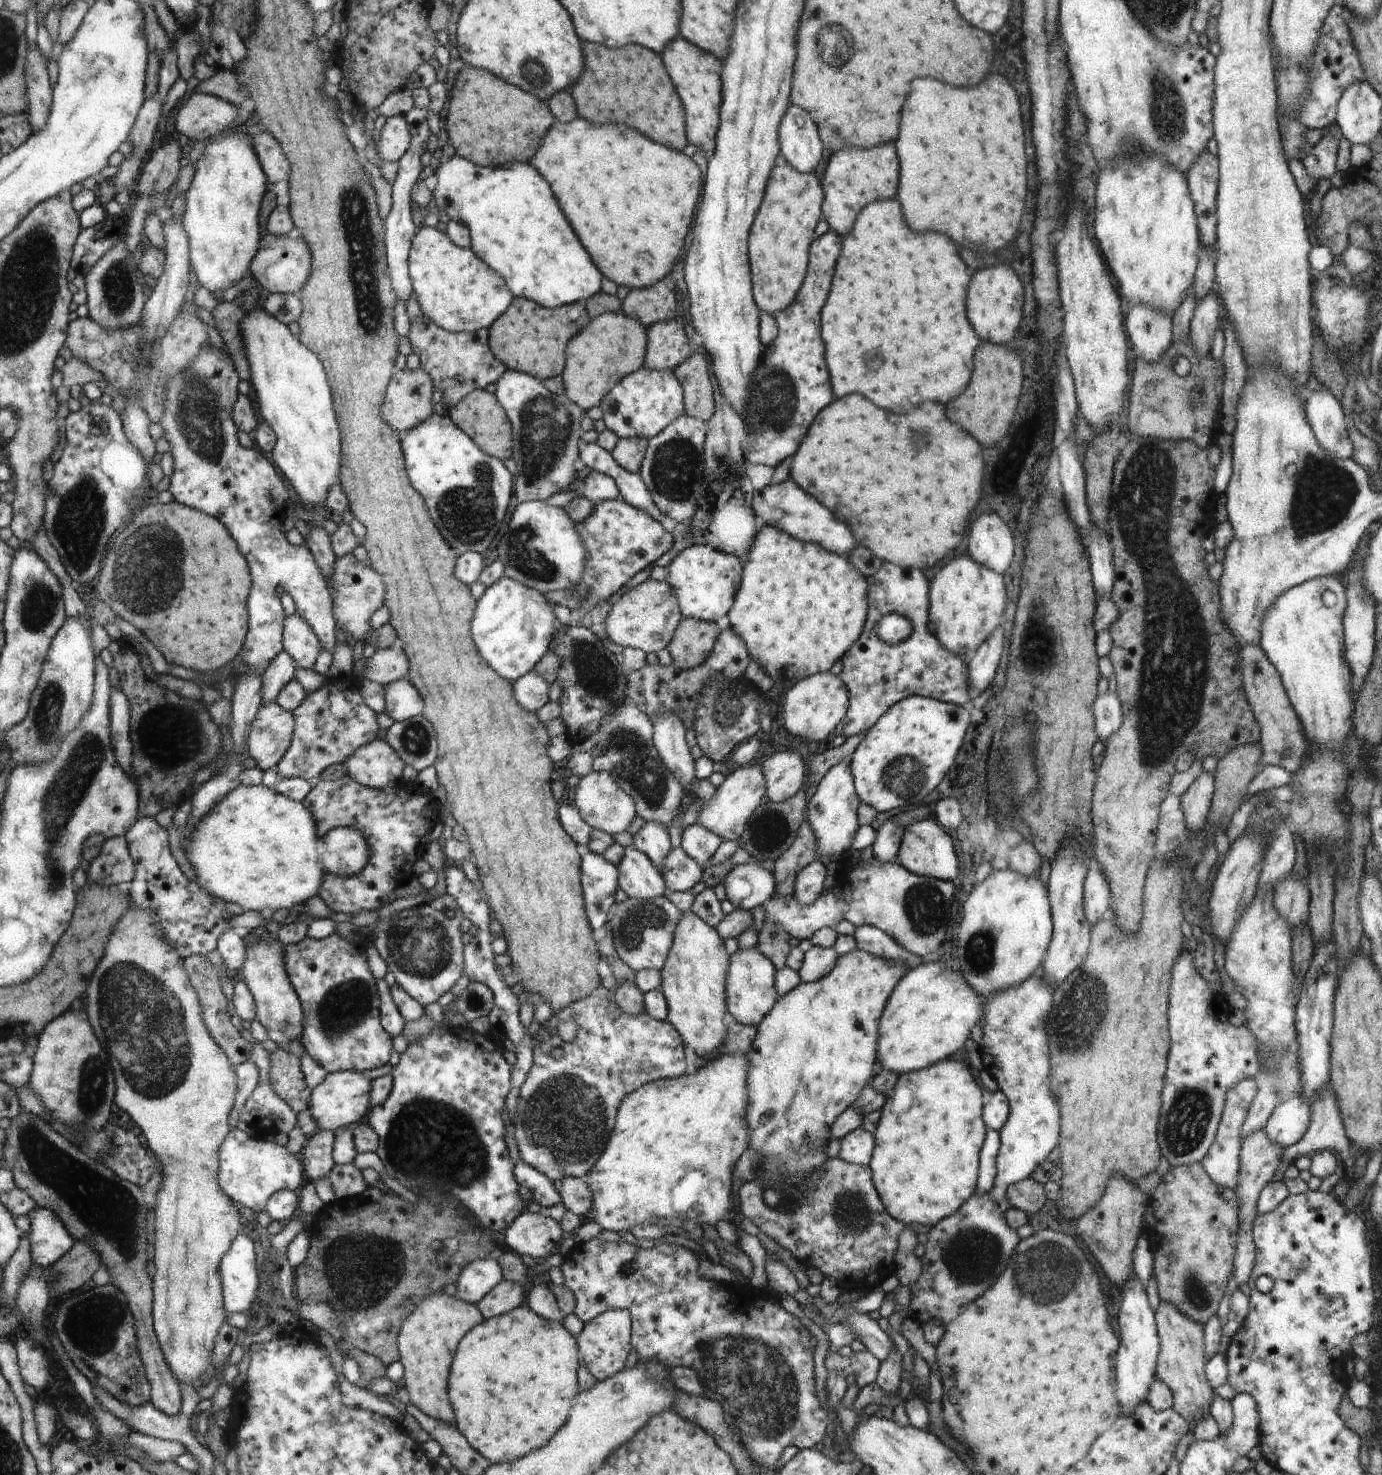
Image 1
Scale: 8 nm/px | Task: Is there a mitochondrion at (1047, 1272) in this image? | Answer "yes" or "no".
yes

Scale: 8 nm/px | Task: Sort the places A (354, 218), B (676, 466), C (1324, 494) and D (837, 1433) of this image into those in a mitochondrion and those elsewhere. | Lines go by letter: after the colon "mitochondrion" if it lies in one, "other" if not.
A: mitochondrion
B: mitochondrion
C: mitochondrion
D: other

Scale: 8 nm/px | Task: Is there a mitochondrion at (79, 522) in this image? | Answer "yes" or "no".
yes

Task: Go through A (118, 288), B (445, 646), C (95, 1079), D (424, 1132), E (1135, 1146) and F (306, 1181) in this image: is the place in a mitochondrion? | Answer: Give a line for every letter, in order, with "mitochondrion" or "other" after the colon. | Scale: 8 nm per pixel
A: mitochondrion
B: other
C: mitochondrion
D: mitochondrion
E: other
F: other

